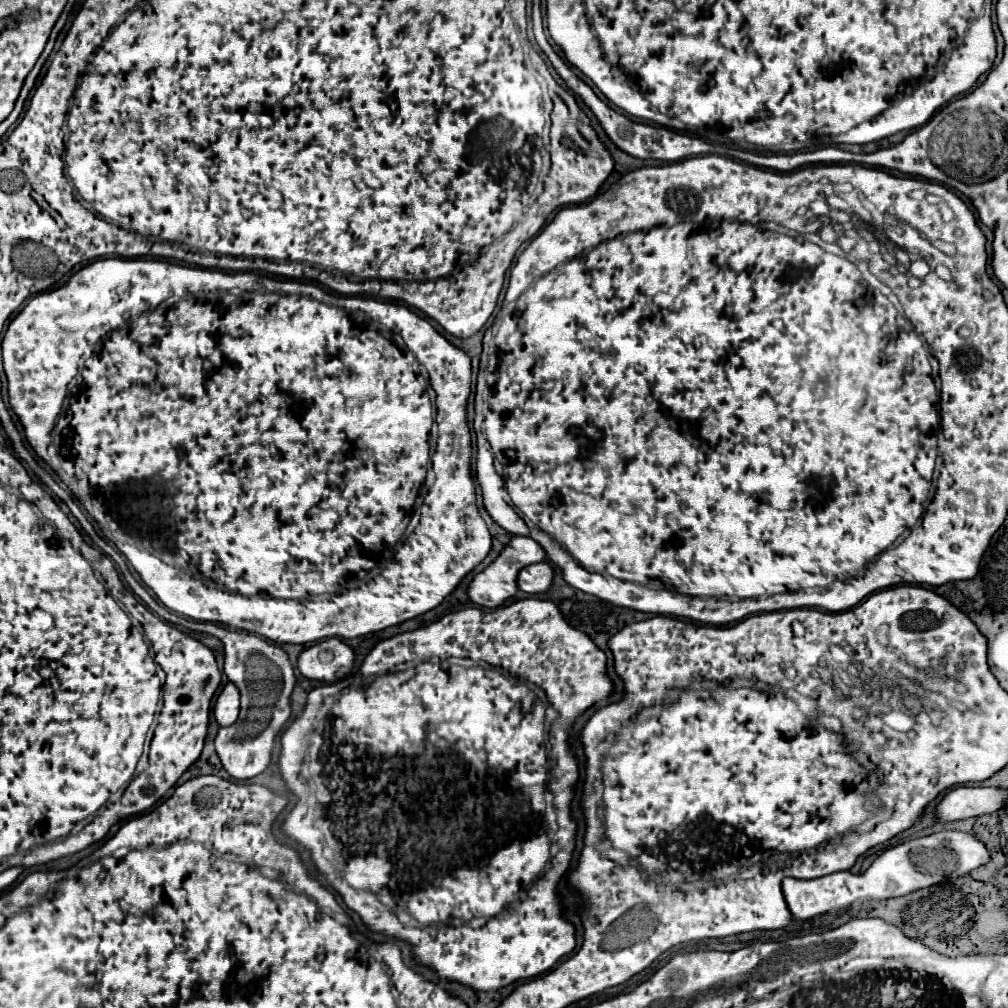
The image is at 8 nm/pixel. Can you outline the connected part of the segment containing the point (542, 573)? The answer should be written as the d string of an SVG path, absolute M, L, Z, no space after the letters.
M548 562L526 566L518 576L518 588L526 594L548 592L554 580L554 568Z

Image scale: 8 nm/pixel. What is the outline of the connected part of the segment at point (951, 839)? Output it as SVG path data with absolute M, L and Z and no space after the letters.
M946 830L929 836L908 840L900 846L886 850L878 856L872 866L864 874L854 874L848 871L835 872L816 878L816 880L794 880L793 877L784 878L782 892L788 902L790 912L798 920L810 920L816 914L826 914L832 910L848 908L852 902L860 898L894 898L906 896L912 890L922 890L934 884L948 882L950 878L960 878L970 874L972 870L990 862L990 852L982 840L978 840L972 832Z

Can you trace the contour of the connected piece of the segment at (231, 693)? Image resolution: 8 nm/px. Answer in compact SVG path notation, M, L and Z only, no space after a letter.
M230 682L224 686L222 694L214 706L214 718L220 726L232 726L240 712L240 690Z

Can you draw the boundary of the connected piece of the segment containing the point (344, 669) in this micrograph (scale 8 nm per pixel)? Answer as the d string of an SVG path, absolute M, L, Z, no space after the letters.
M328 638L304 650L298 658L298 668L306 678L320 682L338 682L352 674L356 654L338 638Z

